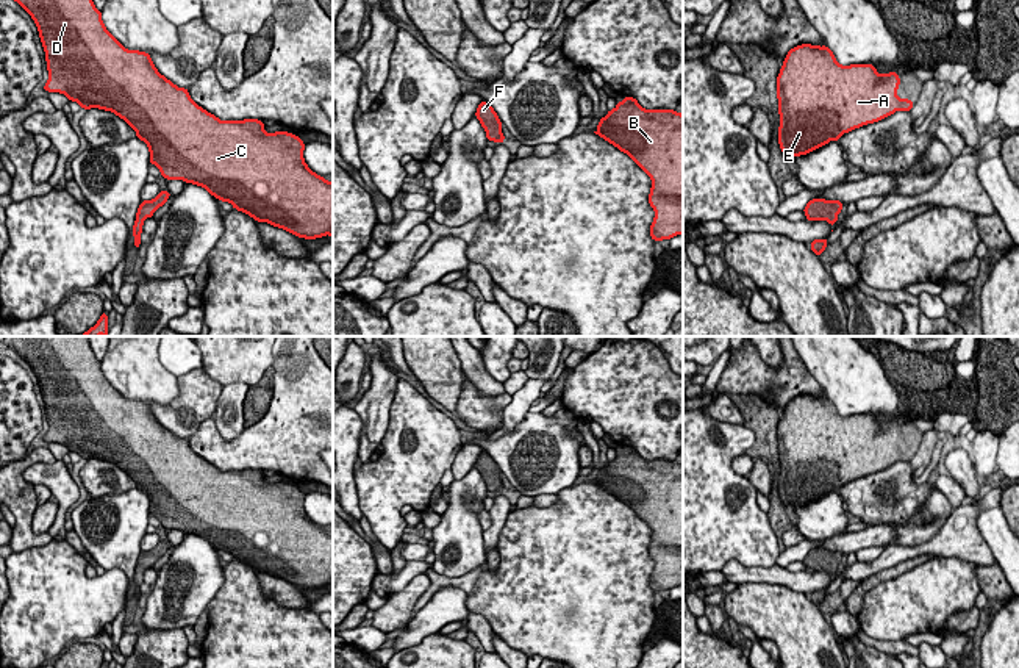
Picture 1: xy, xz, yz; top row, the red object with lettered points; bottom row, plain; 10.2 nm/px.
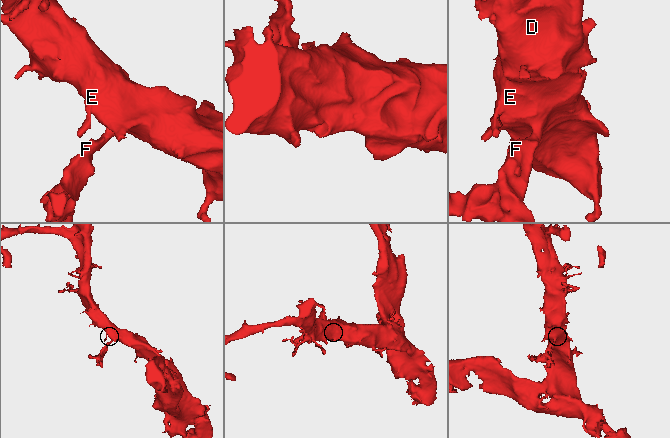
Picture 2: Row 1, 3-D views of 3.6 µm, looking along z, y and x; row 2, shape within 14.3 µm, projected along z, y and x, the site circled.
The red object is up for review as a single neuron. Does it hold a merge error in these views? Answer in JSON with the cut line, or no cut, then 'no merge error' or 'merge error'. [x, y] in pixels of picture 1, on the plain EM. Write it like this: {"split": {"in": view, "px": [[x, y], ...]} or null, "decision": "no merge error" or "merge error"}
{"split": null, "decision": "no merge error"}

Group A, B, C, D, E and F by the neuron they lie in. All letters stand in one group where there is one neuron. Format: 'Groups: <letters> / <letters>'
Groups: A B C D E F

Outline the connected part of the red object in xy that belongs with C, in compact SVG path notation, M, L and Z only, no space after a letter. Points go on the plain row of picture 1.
M5 336L0 347L8 347L17 352L20 358L31 366L38 377L48 421L48 432L44 435L44 441L64 444L70 452L77 452L84 460L98 458L111 461L123 469L136 482L136 488L147 494L150 502L150 515L155 515L166 530L183 530L184 533L202 537L217 551L230 552L234 560L248 565L256 573L267 573L305 590L316 590L330 585L333 593L333 532L325 530L322 526L317 526L308 518L303 508L305 493L299 487L288 482L267 483L264 480L264 472L258 469L220 471L214 465L198 457L191 449L186 438L178 438L158 422L147 402L125 399L106 380L102 371L102 361L95 358L88 336Z

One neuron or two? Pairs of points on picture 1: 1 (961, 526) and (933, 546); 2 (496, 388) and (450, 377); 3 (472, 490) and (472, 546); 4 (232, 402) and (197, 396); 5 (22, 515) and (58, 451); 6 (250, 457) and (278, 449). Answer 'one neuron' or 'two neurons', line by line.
1: one neuron
2: two neurons
3: one neuron
4: two neurons
5: two neurons
6: one neuron

